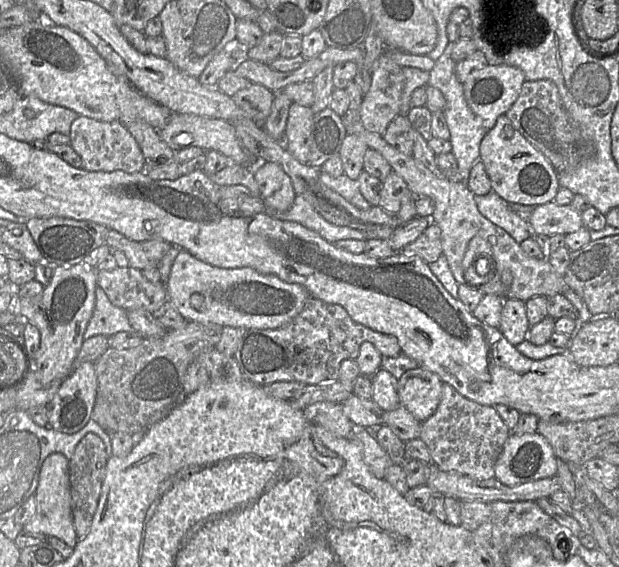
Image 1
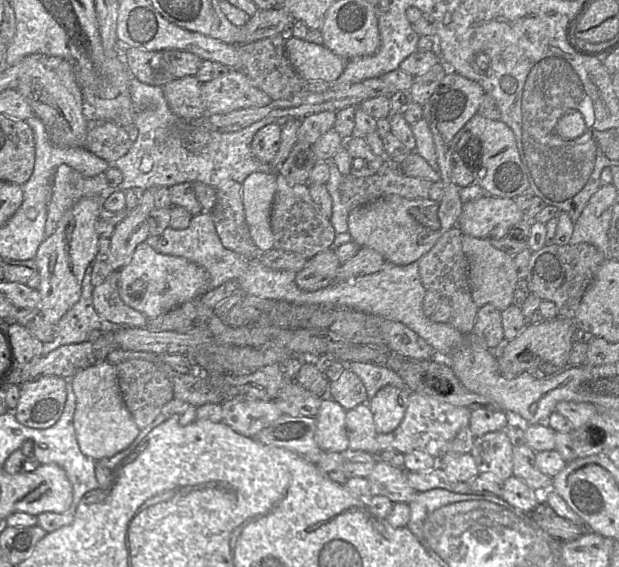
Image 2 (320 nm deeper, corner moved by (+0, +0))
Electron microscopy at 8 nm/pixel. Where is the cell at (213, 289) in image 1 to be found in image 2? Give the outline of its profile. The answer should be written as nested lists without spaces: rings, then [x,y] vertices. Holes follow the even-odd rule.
[[[147,243],[139,244],[131,261],[118,275],[118,292],[122,301],[147,319],[154,319],[176,306],[201,297],[208,291],[209,275],[206,270],[184,258],[155,251]]]

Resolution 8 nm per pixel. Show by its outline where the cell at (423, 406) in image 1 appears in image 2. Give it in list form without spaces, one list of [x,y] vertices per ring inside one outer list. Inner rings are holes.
[[[386,385],[369,401],[378,434],[391,433],[398,428],[405,416],[409,393],[406,388]]]

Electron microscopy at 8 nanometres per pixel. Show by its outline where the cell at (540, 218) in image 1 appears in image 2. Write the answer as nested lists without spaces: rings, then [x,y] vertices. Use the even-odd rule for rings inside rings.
[[[484,195],[463,203],[456,227],[463,235],[483,239],[499,239],[525,218],[512,198]]]

